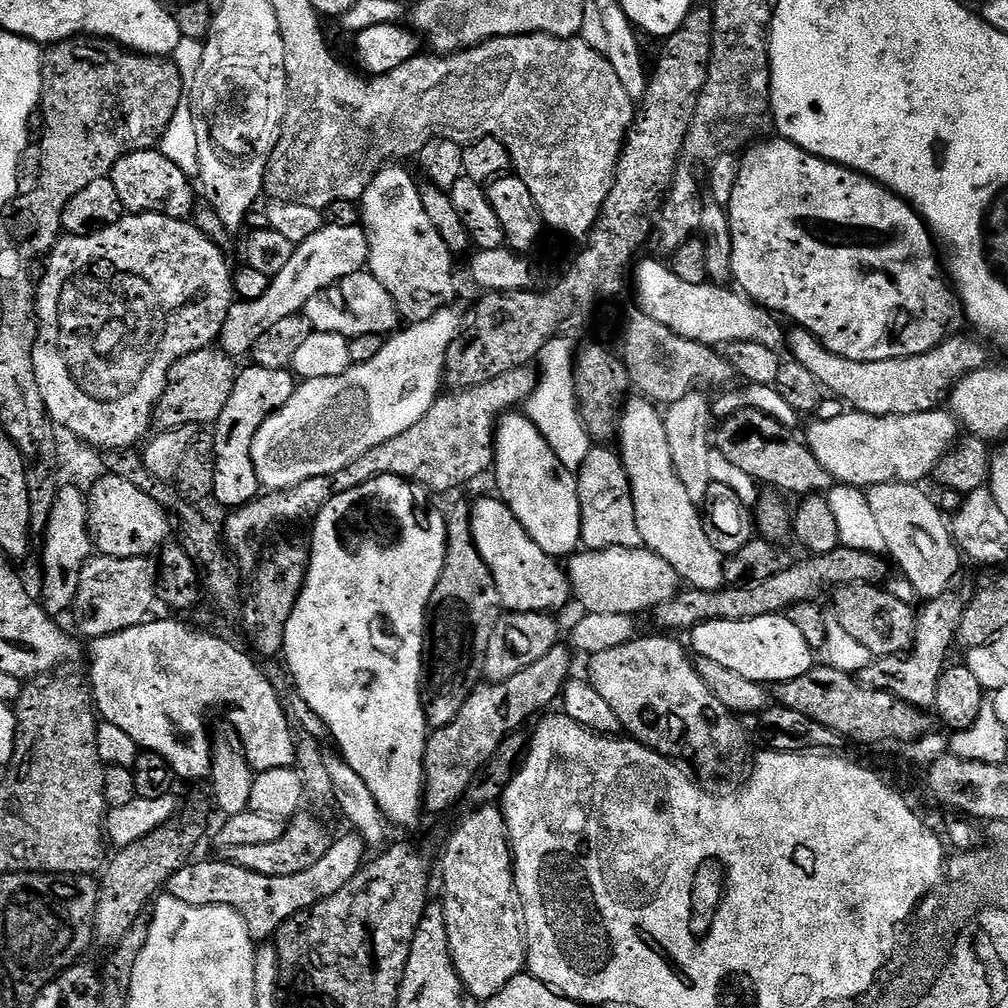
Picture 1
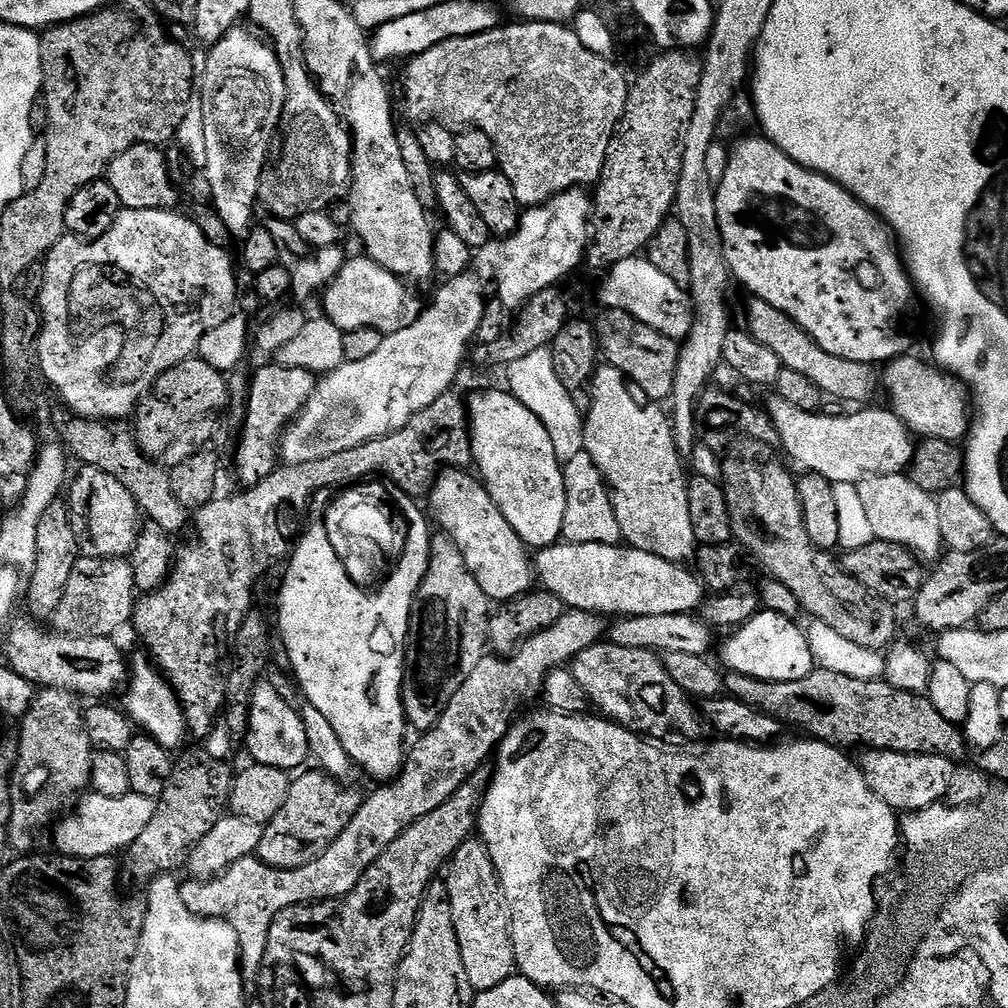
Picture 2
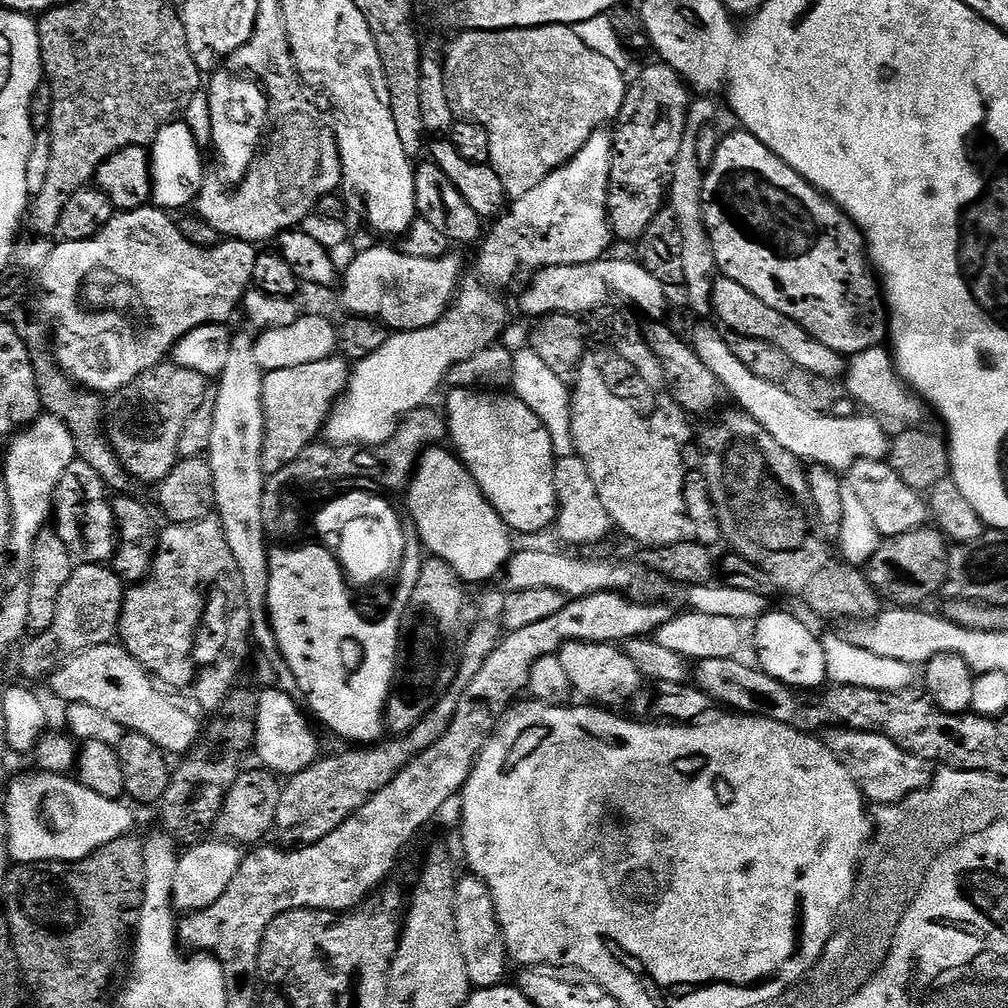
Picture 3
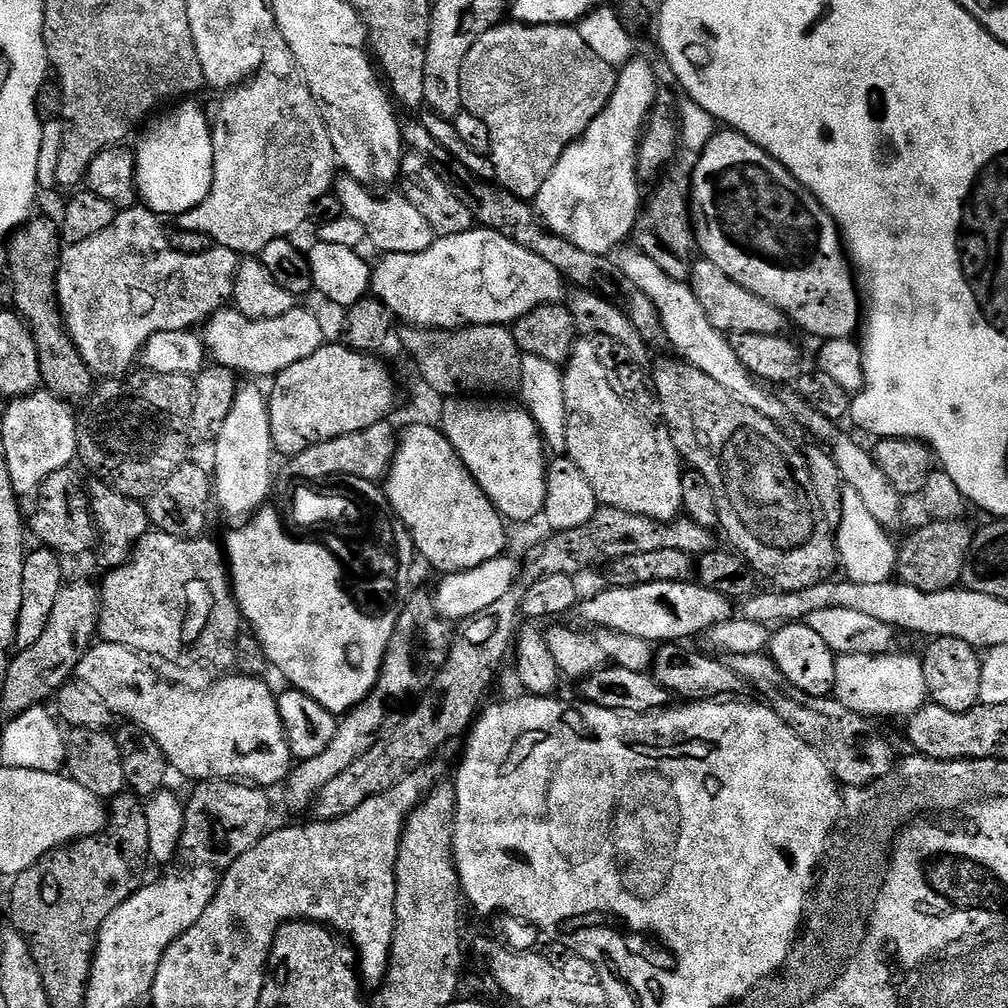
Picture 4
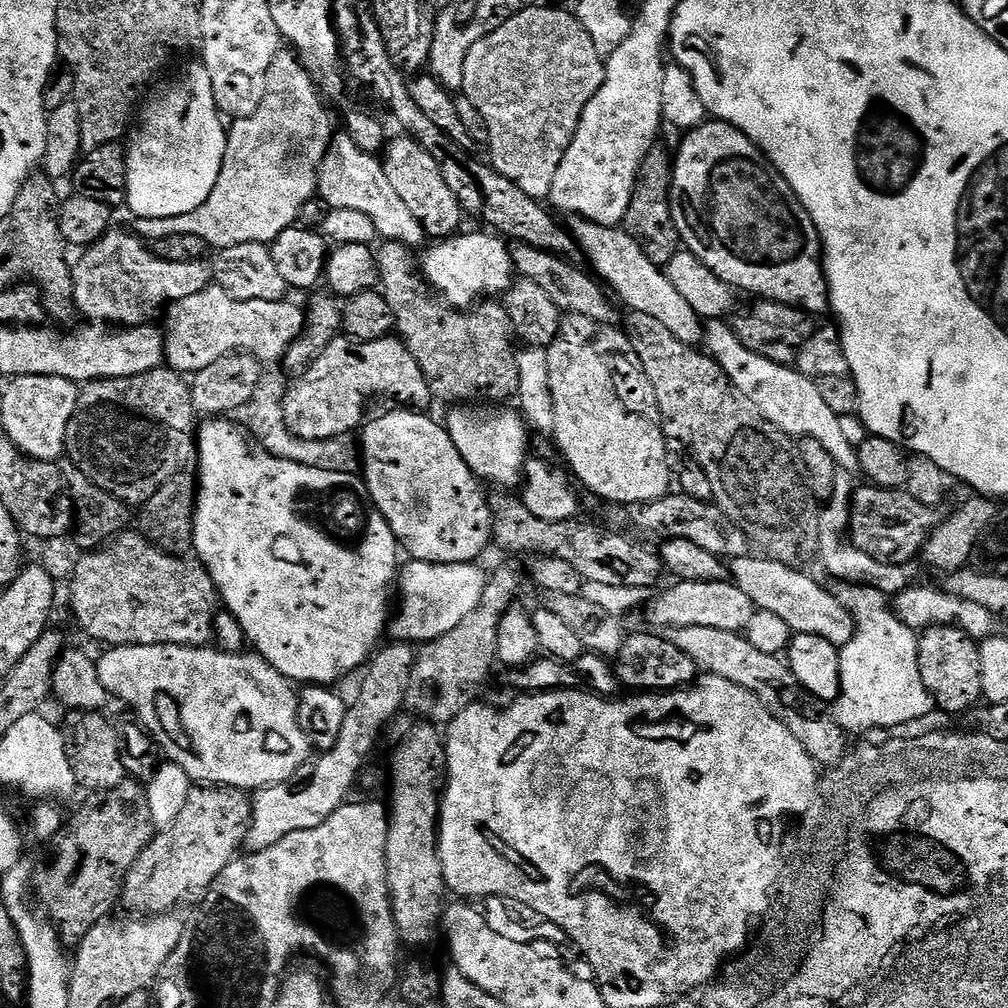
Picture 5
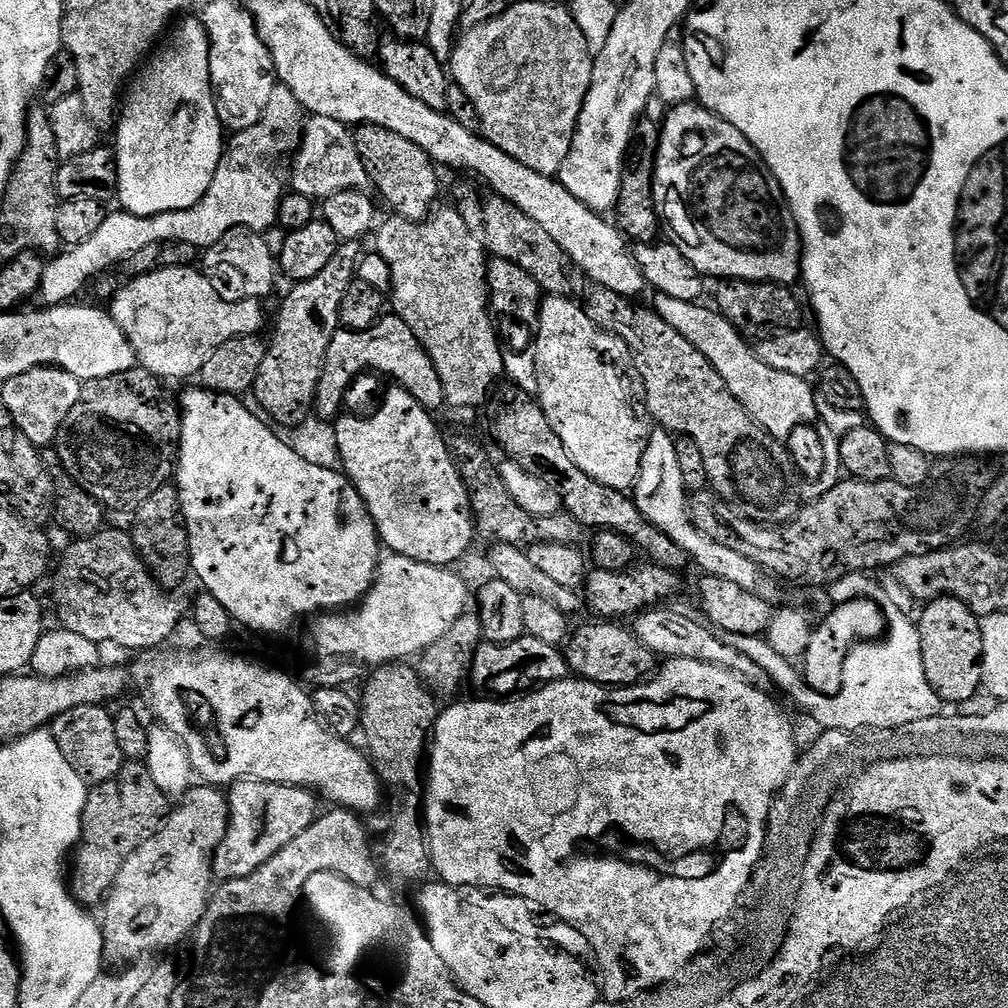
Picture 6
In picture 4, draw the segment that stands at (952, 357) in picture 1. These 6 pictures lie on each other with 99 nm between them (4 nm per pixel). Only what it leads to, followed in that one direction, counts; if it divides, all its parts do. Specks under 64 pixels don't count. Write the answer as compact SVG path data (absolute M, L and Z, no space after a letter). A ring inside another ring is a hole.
M700 258L693 263L690 287L698 302L702 302L702 310L706 310L706 318L710 318L710 322L719 332L725 334L749 332L778 336L785 331L784 327L789 327L790 321L781 308L774 307L770 302L758 298L758 294L738 286L738 282L722 274L722 270L714 266L714 262Z

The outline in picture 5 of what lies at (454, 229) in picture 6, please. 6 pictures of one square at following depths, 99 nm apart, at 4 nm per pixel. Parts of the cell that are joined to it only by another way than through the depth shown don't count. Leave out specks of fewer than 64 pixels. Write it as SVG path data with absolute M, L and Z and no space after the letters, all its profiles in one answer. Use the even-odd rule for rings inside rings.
M389 240L381 243L381 248L375 249L375 260L377 270L379 272L379 287L382 289L386 302L390 302L390 310L396 319L395 331L398 333L399 339L403 340L405 346L410 350L410 354L414 354L414 359L418 361L418 366L422 366L422 374L426 374L428 385L432 391L433 397L439 400L452 400L448 402L508 402L516 396L518 390L518 370L516 369L516 353L517 349L512 348L512 340L514 341L514 333L511 324L508 323L508 315L504 309L503 303L500 302L480 302L475 306L461 310L453 308L441 302L430 291L429 285L426 283L423 275L418 271L418 260L412 257L413 249L406 244L400 244L397 240Z

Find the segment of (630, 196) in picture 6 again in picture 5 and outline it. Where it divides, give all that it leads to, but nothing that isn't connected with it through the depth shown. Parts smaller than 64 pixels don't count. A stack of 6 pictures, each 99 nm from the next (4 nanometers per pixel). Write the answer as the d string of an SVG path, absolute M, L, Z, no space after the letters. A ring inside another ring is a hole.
M653 143L640 164L636 185L630 198L630 206L624 215L623 229L642 246L650 262L666 266L676 252L681 251L680 235L672 217L672 162L673 157L663 143Z

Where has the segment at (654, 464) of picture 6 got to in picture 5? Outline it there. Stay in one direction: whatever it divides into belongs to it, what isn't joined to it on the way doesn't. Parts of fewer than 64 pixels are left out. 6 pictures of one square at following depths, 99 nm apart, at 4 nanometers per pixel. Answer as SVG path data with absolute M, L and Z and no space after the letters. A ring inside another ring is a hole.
M763 554L755 555L737 555L737 560L730 564L730 580L739 586L746 598L750 598L750 602L754 602L759 611L778 614L778 618L782 618L782 622L786 622L793 633L826 638L826 642L838 649L854 638L855 618L824 584L822 586L814 577L799 572L799 567L770 560Z

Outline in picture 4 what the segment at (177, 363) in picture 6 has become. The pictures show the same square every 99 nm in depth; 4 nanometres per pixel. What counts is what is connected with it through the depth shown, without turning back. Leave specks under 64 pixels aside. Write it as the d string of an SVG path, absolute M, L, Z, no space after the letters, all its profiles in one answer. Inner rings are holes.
M225 306L209 317L202 328L202 339L209 357L212 356L221 368L231 368L237 374L249 372L249 377L268 376L274 378L286 366L294 366L294 362L302 362L302 358L310 358L314 350L326 343L324 328L320 320L303 306L291 308L278 318L251 320L246 318L234 306Z

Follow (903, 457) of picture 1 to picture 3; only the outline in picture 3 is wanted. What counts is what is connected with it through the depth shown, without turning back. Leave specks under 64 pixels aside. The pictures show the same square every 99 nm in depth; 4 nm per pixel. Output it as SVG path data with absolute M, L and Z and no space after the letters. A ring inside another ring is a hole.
M700 328L696 332L694 347L698 358L706 362L706 367L714 373L714 378L722 382L725 393L736 399L735 407L745 412L754 422L758 422L769 432L785 450L790 450L801 462L809 465L825 464L837 474L847 473L859 460L884 460L890 447L889 433L884 433L885 425L868 414L848 416L843 420L837 414L815 412L802 402L795 400L783 384L766 382L758 374L750 374L750 369L734 358L728 340L720 337L712 328Z

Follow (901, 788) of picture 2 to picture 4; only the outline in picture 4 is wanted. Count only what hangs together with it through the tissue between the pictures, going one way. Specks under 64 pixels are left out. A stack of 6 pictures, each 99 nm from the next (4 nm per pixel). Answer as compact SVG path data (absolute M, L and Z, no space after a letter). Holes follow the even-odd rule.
M764 652L745 656L728 656L726 663L734 670L734 674L738 674L744 679L745 685L749 689L753 688L760 695L757 697L763 703L775 710L778 718L782 718L782 722L786 722L786 726L790 726L790 730L794 730L794 734L798 734L798 738L802 738L802 742L809 744L816 753L824 757L826 766L841 785L848 788L866 788L892 771L894 767L892 748L872 729L873 721L871 719L860 716L854 710L847 709L842 702L831 695L811 696L798 690L798 686L794 686L794 682L790 682L790 678L786 678L786 674L782 674L782 670L778 670L771 655Z

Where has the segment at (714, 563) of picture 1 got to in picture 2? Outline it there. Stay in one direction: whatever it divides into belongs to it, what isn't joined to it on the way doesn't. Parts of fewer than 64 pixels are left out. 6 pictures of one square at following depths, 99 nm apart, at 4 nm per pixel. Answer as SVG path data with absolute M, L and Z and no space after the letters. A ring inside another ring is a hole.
M611 366L597 367L590 381L590 395L592 407L587 409L584 422L584 451L594 458L594 466L598 466L612 493L623 543L683 565L688 562L684 560L697 555L698 541L690 522L689 477L684 476L669 413Z

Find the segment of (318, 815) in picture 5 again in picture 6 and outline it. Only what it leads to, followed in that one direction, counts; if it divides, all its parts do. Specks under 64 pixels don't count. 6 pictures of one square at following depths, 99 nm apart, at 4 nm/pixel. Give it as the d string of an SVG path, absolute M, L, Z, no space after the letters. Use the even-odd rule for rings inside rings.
M249 778L236 781L227 789L226 795L228 829L212 854L212 871L220 882L241 880L254 874L262 862L270 862L282 846L290 846L298 834L305 832L318 819L317 797L295 784L275 784Z

